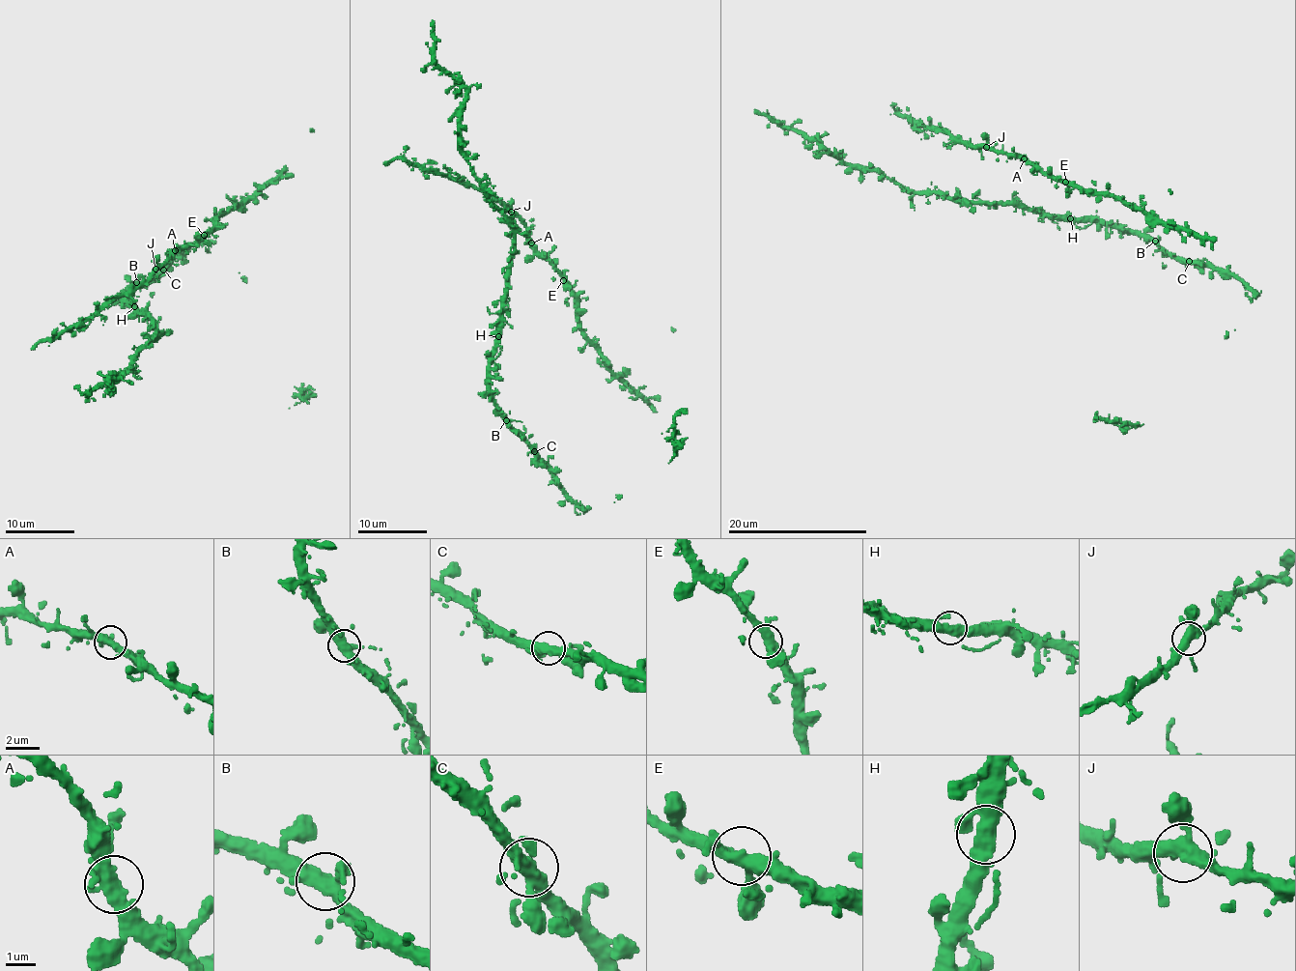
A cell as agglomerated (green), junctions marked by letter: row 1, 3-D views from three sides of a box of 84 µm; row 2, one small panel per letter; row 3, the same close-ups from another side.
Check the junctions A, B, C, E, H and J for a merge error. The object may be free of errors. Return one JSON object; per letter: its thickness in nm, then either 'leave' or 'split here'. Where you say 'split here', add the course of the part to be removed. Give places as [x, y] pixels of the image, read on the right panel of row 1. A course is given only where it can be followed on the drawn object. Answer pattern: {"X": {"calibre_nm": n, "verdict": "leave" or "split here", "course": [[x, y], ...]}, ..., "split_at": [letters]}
{"A": {"calibre_nm": 380, "verdict": "leave"}, "B": {"calibre_nm": 360, "verdict": "leave"}, "C": {"calibre_nm": 360, "verdict": "leave"}, "E": {"calibre_nm": 360, "verdict": "leave"}, "H": {"calibre_nm": 380, "verdict": "leave"}, "J": {"calibre_nm": 380, "verdict": "leave"}, "split_at": []}

